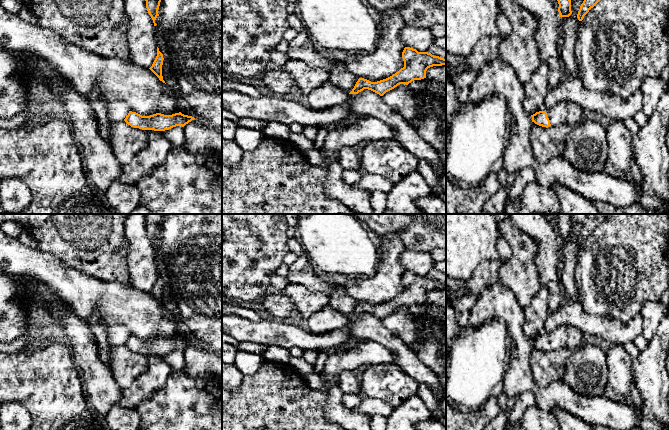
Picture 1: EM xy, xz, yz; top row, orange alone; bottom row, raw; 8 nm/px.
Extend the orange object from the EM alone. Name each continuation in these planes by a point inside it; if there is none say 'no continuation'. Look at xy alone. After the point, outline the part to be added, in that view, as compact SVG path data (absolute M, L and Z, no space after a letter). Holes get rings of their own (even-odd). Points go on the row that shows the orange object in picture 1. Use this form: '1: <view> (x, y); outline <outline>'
no continuation

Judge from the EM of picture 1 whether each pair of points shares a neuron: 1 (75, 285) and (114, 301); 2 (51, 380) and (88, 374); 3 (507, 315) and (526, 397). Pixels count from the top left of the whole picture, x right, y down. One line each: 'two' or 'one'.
1: one
2: two
3: two

